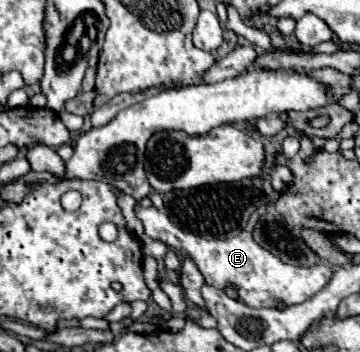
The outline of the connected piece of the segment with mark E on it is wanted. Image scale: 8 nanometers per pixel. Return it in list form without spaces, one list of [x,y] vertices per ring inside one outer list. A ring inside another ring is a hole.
[[[137,204],[135,214],[143,222],[147,236],[165,242],[173,250],[179,250],[181,256],[193,258],[205,278],[205,284],[213,284],[215,288],[225,288],[225,286],[233,284],[239,292],[239,300],[253,308],[275,306],[277,302],[285,302],[289,306],[301,304],[307,298],[311,298],[313,294],[317,294],[329,282],[329,272],[333,272],[323,262],[313,268],[297,268],[291,264],[281,264],[281,260],[277,260],[277,256],[273,256],[271,252],[265,252],[265,248],[255,244],[251,232],[247,232],[247,230],[243,230],[235,238],[205,240],[203,236],[179,230],[163,212],[159,212],[153,206],[143,208],[141,204]]]

